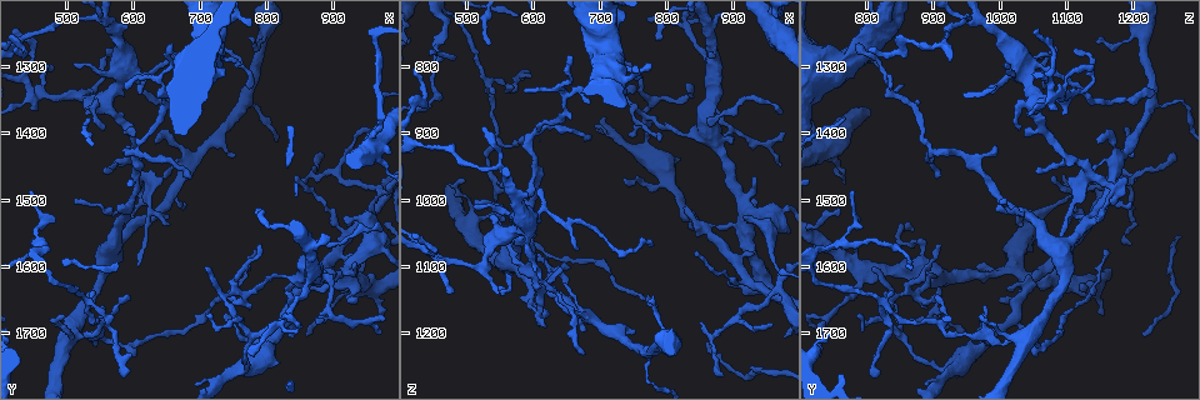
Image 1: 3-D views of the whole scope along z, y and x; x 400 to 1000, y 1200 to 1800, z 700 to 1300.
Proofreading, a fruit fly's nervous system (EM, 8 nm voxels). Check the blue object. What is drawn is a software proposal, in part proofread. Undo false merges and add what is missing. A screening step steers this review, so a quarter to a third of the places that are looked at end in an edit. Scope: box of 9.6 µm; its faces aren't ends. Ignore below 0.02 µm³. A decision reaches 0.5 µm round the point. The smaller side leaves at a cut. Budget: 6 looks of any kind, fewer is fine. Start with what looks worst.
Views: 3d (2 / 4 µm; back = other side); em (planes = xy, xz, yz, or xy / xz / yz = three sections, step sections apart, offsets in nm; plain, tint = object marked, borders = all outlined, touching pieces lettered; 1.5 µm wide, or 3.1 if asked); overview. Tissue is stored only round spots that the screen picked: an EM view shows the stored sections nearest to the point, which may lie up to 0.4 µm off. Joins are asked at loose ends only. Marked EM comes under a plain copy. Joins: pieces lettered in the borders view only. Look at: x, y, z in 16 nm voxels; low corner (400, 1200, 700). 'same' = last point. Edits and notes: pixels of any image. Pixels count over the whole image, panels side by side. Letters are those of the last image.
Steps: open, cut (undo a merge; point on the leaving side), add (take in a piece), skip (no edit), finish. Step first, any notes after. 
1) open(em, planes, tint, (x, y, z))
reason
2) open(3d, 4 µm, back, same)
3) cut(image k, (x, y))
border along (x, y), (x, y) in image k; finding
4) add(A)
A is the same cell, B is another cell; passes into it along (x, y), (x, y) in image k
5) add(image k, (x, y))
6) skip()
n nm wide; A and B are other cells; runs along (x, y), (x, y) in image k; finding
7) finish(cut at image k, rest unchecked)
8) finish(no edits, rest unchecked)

open(em, yz, step 4, borders, (540, 1710, 1000))
three arms meet

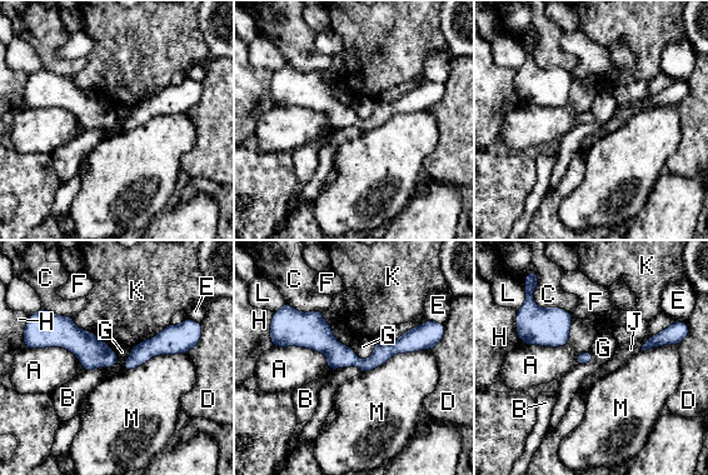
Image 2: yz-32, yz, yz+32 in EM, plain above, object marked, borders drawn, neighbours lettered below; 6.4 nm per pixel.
skip()
A, B, C, D, E, F, G, H, J, K, L and M are other cells; border along (73, 318), (113, 349) in image 2; all the same cell

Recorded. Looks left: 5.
open(3d, 4 µm, (590, 1330, 830))
tapers out

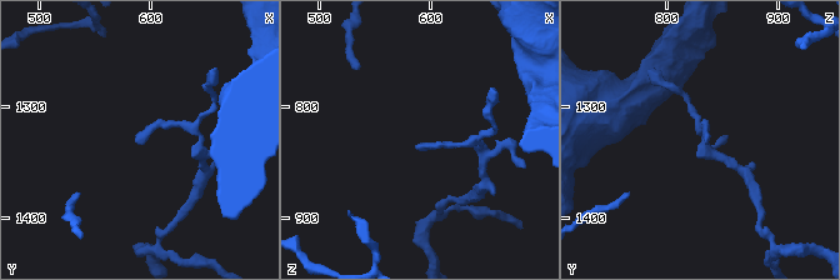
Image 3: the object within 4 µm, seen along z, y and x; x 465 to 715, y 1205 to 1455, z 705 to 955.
open(em, planes, borders, (590, 1328, 834))

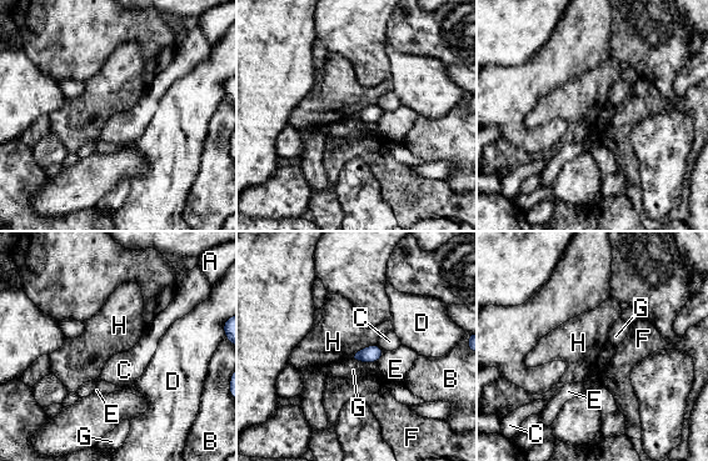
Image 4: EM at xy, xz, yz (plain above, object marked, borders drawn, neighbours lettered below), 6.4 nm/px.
skip()
110 nm wide; A, B, C, D, E, F, G and H are other cells; border along (375, 344), (355, 351), (349, 357) in image 4; none of them fits

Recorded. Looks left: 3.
open(em, xy, step 4, borders, (785, 1565, 910))

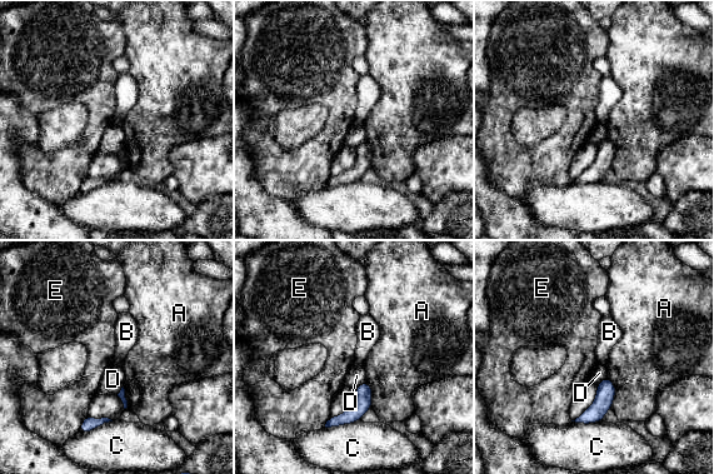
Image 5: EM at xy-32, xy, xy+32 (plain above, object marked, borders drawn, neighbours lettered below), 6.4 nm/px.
skip()
A, B, C, D and E are other cells; none of them fits

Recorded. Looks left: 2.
finish(no edits, rest unchecked)

